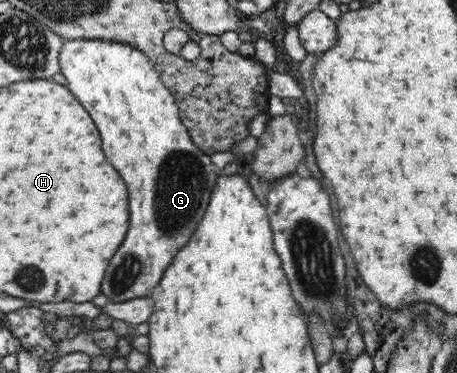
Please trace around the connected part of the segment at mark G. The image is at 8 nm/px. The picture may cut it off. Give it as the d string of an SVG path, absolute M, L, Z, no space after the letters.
M62 37L62 41L63 46L58 54L60 72L67 80L68 89L85 106L95 126L99 128L103 150L109 162L119 170L119 174L123 174L129 188L131 226L123 248L119 248L119 252L111 260L107 278L103 282L103 292L113 303L149 297L151 288L156 288L159 284L165 268L171 265L175 252L179 246L183 246L183 242L187 242L187 236L195 228L195 222L203 216L211 198L209 194L215 188L218 170L211 163L210 157L191 141L174 95L161 80L153 61L139 47L87 38Z

